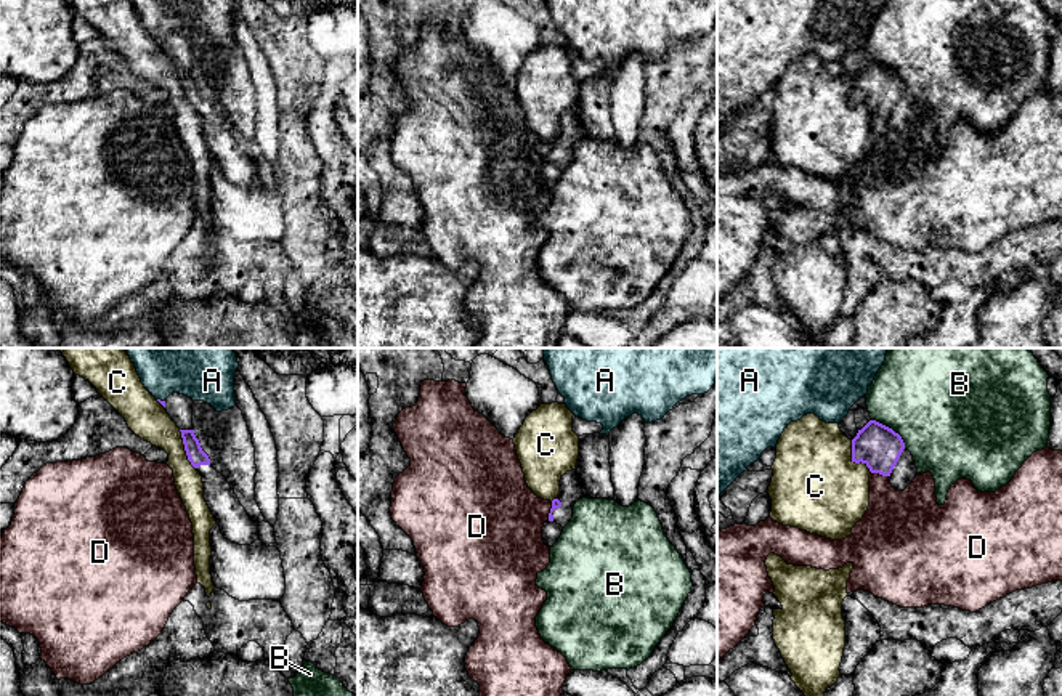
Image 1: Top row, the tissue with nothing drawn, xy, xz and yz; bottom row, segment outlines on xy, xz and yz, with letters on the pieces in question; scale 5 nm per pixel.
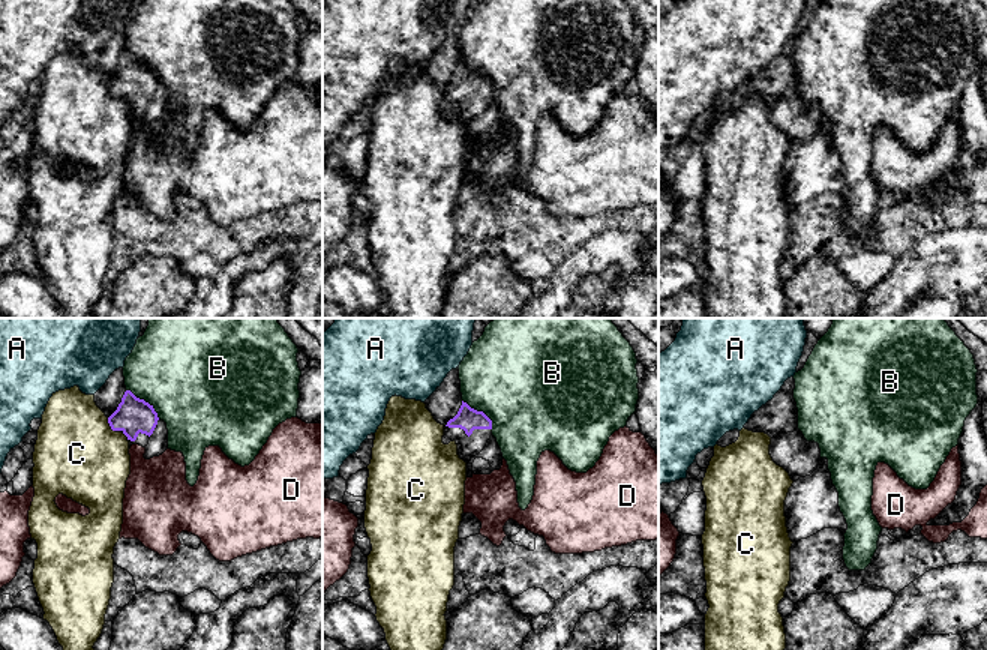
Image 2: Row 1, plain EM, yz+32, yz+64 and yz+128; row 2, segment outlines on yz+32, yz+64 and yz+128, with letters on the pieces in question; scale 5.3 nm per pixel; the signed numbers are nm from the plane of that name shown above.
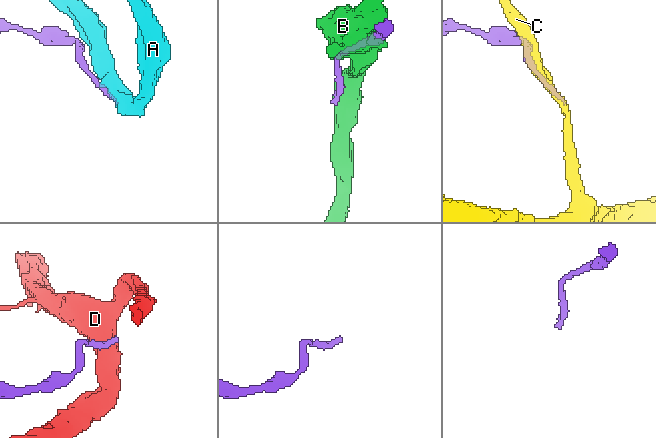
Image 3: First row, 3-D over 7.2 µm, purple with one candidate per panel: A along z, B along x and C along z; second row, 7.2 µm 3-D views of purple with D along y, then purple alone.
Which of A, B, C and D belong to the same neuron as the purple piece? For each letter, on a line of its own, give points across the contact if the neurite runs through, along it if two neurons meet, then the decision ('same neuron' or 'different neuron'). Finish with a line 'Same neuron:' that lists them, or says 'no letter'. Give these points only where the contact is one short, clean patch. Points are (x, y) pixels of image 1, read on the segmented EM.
A: along xy (158, 398), (164, 401) | different neuron
B: different neuron
C: different neuron
D: along yz (871, 472), (887, 477) | different neuron
Same neuron: no letter

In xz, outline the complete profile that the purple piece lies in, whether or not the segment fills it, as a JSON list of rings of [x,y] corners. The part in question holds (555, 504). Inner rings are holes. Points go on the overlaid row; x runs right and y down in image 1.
[[[576,470],[566,471],[560,480],[560,494],[552,500],[549,521],[565,528],[573,518],[574,504],[582,499],[582,489]]]

